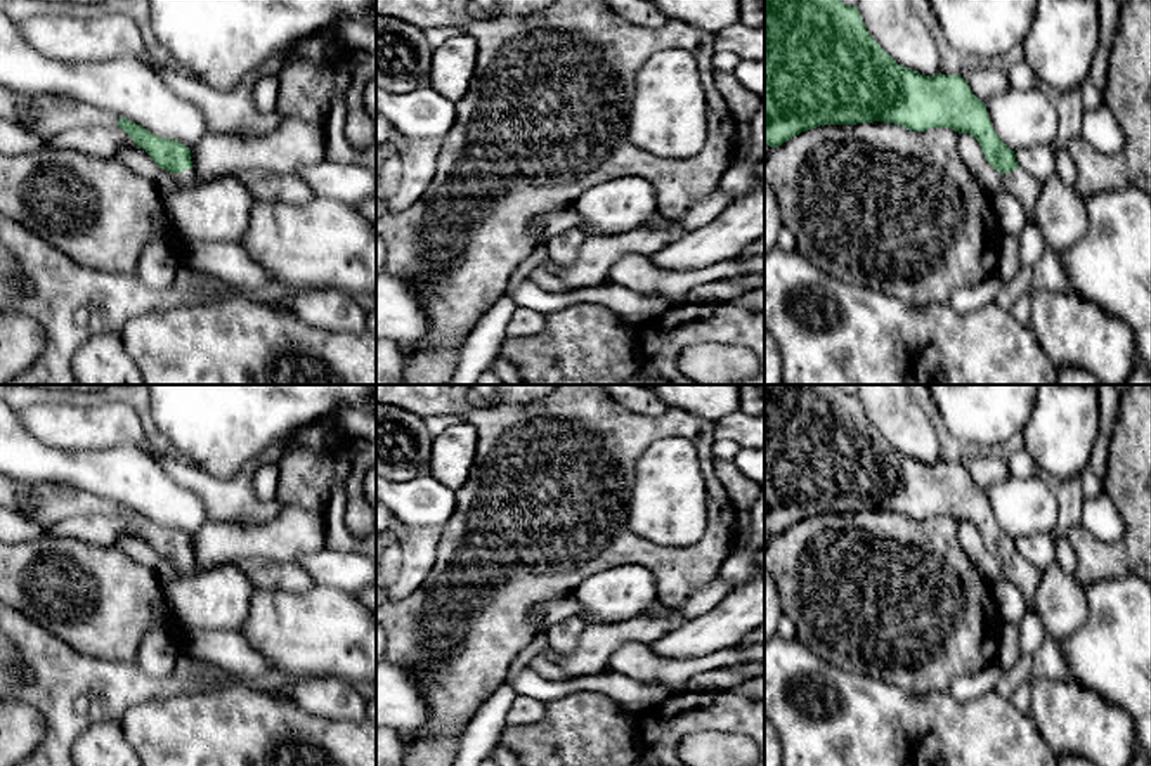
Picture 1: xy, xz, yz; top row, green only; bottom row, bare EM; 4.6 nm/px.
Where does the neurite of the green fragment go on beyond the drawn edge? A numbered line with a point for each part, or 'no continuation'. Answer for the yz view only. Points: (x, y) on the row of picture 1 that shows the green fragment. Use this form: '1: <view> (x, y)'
1: yz (1021, 184)

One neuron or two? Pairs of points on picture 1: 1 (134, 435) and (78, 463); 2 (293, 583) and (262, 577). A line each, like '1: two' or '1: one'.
1: two
2: one

